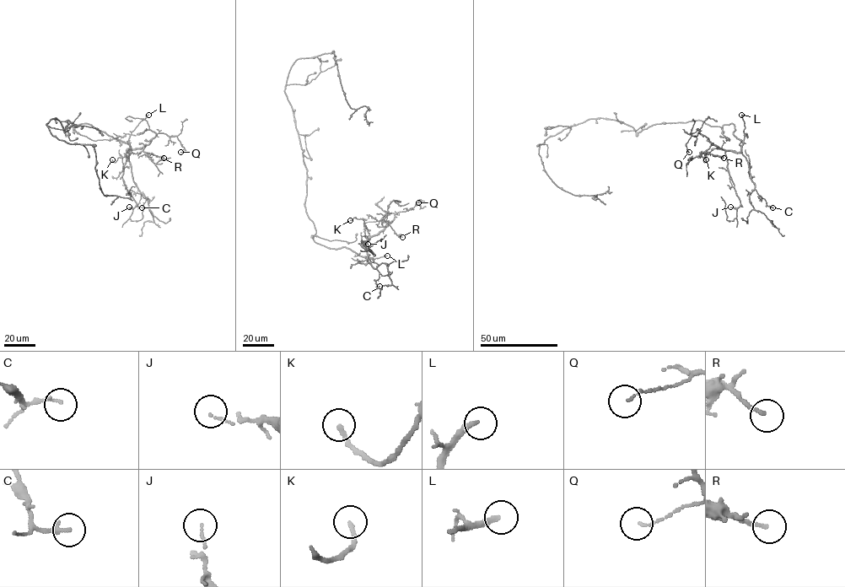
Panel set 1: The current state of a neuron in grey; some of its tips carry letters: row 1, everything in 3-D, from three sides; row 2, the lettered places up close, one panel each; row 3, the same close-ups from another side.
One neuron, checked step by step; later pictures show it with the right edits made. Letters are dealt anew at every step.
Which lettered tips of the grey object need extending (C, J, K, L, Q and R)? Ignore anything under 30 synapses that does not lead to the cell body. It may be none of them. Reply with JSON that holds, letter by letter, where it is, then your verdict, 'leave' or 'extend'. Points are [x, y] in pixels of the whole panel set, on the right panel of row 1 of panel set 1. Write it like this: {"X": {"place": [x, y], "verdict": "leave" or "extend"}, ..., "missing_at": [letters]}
{"C": {"place": [772, 207], "verdict": "leave"}, "J": {"place": [730, 207], "verdict": "leave"}, "K": {"place": [706, 159], "verdict": "leave"}, "L": {"place": [741, 115], "verdict": "extend"}, "Q": {"place": [689, 152], "verdict": "leave"}, "R": {"place": [723, 158], "verdict": "leave"}, "missing_at": ["L"]}

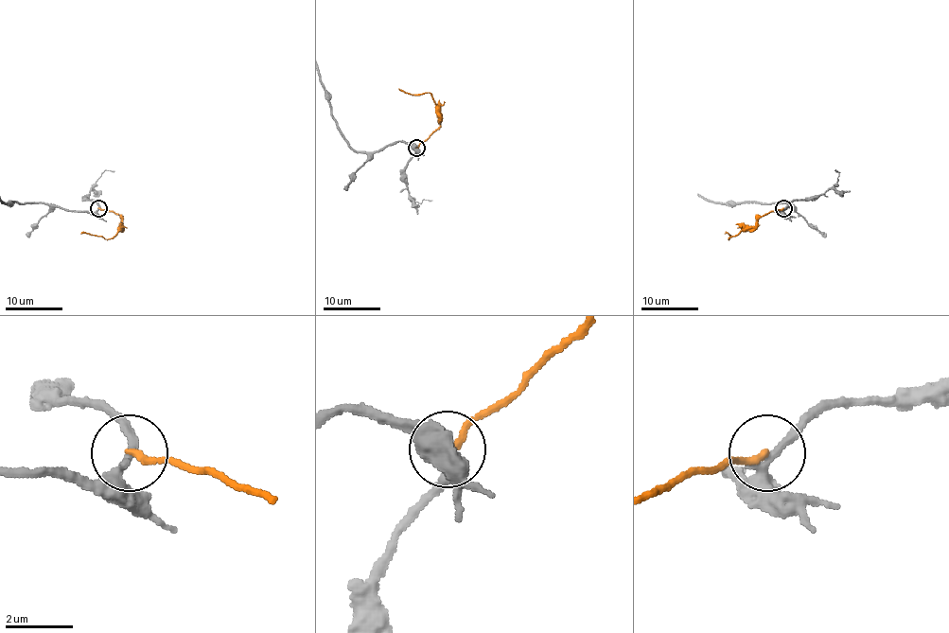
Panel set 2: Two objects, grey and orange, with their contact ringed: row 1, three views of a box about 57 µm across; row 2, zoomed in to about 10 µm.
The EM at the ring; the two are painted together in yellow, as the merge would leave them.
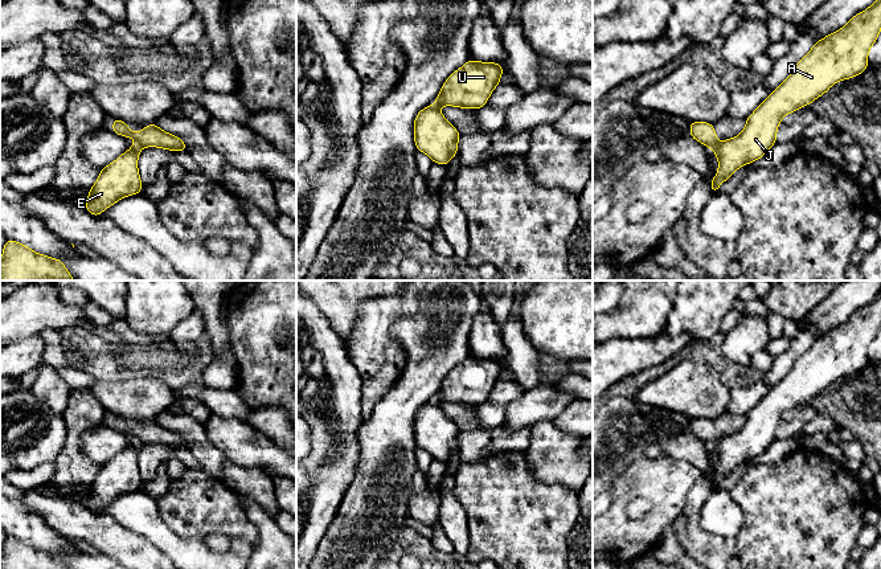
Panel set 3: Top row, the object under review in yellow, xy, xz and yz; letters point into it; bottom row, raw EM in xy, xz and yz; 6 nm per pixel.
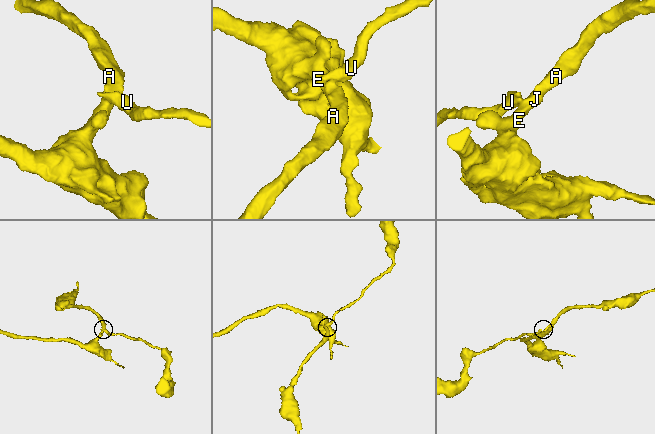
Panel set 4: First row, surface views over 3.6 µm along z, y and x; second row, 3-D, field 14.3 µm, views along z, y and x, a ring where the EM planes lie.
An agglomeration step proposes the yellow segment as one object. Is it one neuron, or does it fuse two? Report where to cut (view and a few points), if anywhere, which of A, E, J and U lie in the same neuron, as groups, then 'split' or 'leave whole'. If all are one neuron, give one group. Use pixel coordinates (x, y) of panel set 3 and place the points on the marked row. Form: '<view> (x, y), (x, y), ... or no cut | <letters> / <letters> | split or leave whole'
yz (720, 142), (712, 148) | A E J / U | split

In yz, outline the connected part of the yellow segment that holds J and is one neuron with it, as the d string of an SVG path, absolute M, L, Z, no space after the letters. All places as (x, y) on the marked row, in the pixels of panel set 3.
M881 0L855 15L845 26L814 44L794 70L746 119L743 131L720 142L713 152L718 171L710 189L718 187L738 168L761 159L776 143L782 118L808 106L828 89L857 77L868 67L869 49L881 30Z

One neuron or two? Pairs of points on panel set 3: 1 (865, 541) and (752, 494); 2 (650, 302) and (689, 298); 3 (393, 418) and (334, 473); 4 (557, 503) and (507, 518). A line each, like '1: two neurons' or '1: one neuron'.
1: two neurons
2: two neurons
3: two neurons
4: one neuron

